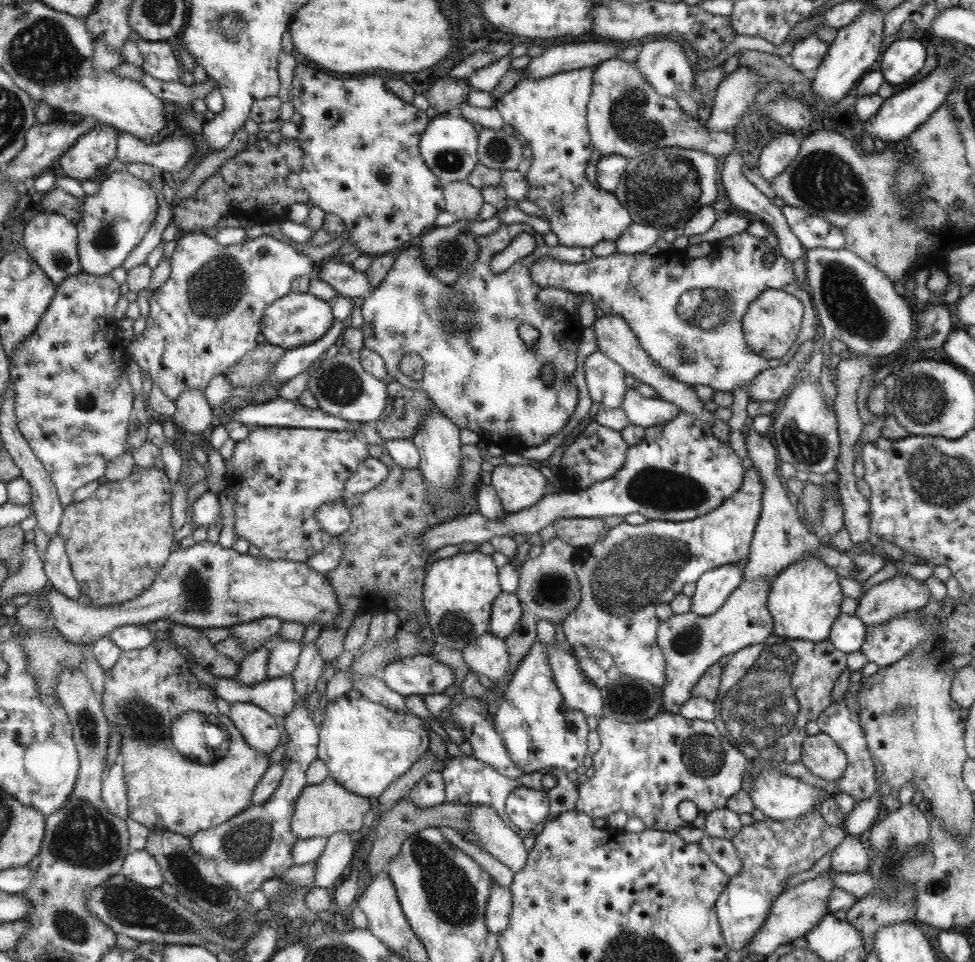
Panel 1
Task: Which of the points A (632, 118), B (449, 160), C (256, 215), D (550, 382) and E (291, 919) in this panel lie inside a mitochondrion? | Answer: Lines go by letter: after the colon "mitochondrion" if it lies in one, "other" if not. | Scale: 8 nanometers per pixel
A: mitochondrion
B: mitochondrion
C: other
D: other
E: other

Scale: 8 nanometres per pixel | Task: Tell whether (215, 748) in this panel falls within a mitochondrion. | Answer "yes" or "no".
yes

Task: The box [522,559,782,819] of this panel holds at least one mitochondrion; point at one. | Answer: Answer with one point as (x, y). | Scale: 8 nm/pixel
(704, 755)

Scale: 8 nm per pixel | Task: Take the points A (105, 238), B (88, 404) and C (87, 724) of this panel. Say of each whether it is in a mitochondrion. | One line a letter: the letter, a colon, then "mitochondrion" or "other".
A: mitochondrion
B: mitochondrion
C: mitochondrion

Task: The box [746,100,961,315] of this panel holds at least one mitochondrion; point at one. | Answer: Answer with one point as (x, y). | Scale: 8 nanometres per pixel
(827, 183)

